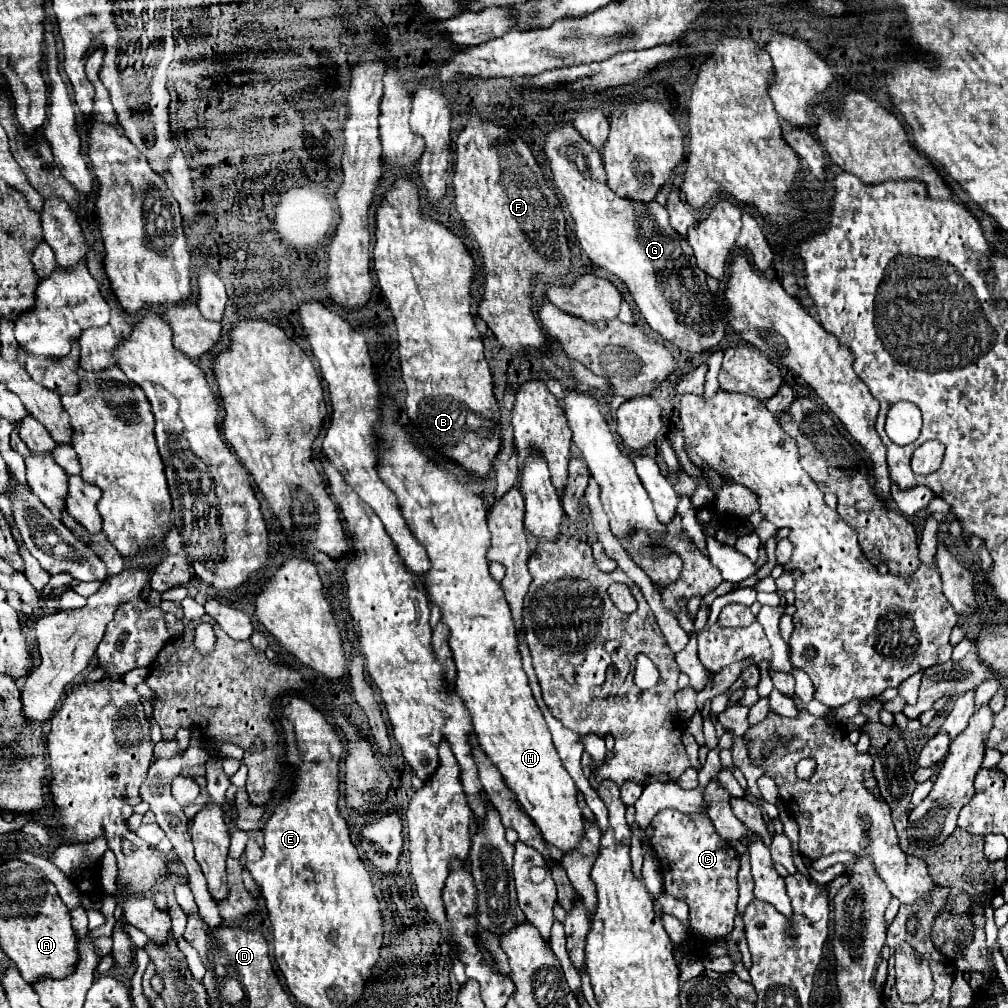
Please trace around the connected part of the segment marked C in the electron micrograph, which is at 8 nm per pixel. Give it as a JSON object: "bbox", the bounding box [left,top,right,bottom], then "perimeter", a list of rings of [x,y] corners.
{"bbox":[650,808,738,940],"perimeter":[[[664,808],[652,818],[650,826],[650,842],[662,868],[664,892],[684,900],[690,906],[690,934],[696,938],[700,934],[704,940],[718,940],[730,934],[734,928],[734,916],[738,912],[738,852],[730,842],[716,834],[712,820],[706,814],[688,816],[678,810]]]}

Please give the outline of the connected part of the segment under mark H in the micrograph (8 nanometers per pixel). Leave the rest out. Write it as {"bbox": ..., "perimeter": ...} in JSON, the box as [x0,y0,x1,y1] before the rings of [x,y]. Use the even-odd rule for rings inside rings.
{"bbox":[378,398,584,854],"perimeter":[[[382,398],[382,424],[380,432],[384,436],[384,444],[380,450],[380,466],[378,474],[384,484],[398,496],[404,520],[408,522],[412,534],[420,540],[426,548],[428,558],[432,562],[430,572],[424,576],[424,590],[442,608],[442,622],[450,628],[448,644],[454,652],[456,660],[456,692],[464,698],[466,708],[472,712],[474,732],[480,742],[480,748],[492,760],[492,764],[500,770],[508,788],[516,794],[518,804],[522,810],[532,818],[532,822],[540,828],[542,838],[556,846],[562,854],[572,852],[578,848],[584,836],[584,816],[578,808],[576,796],[578,788],[566,768],[560,762],[560,756],[552,744],[552,736],[544,722],[544,716],[532,696],[528,676],[522,668],[522,658],[518,652],[516,628],[512,624],[510,606],[504,600],[504,592],[500,584],[488,572],[488,558],[486,552],[490,548],[490,532],[486,526],[486,508],[484,502],[476,496],[476,492],[468,486],[458,482],[450,472],[436,466],[426,458],[420,446],[414,442],[410,434],[402,426],[396,424],[396,406],[390,398]]]}

